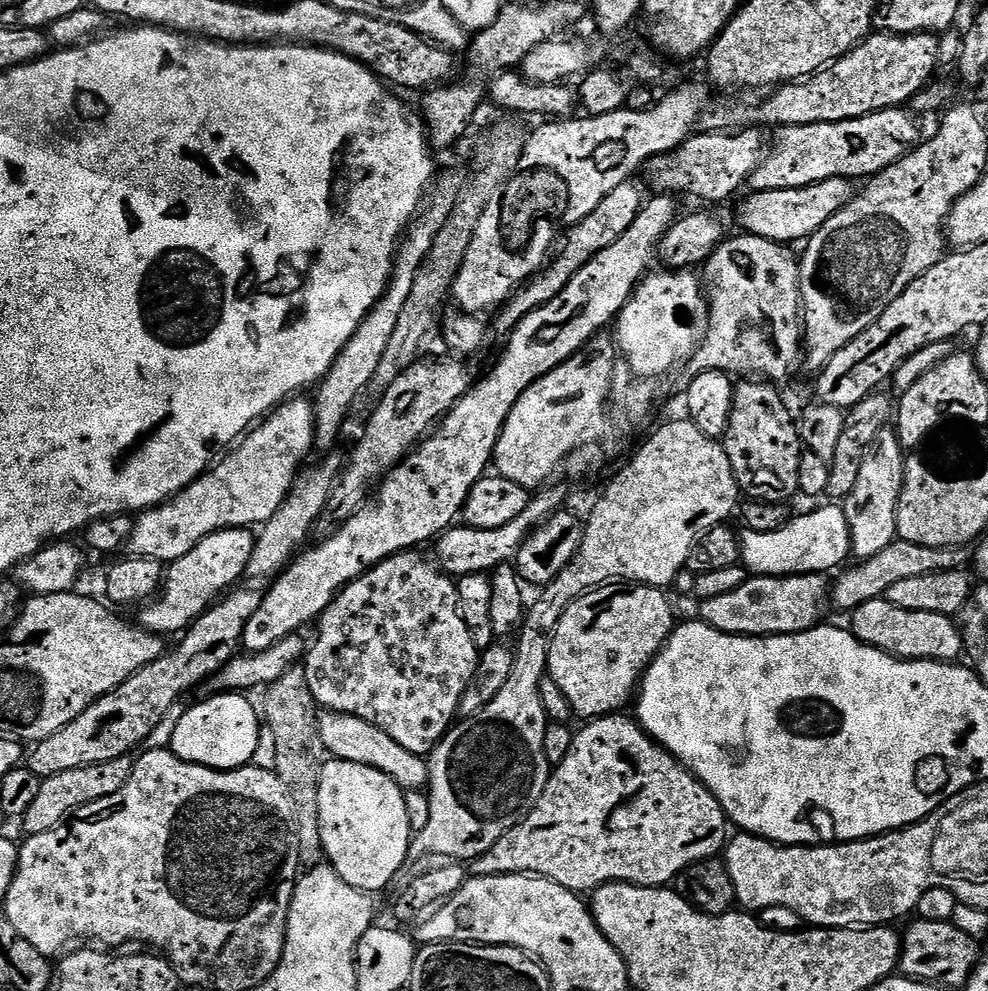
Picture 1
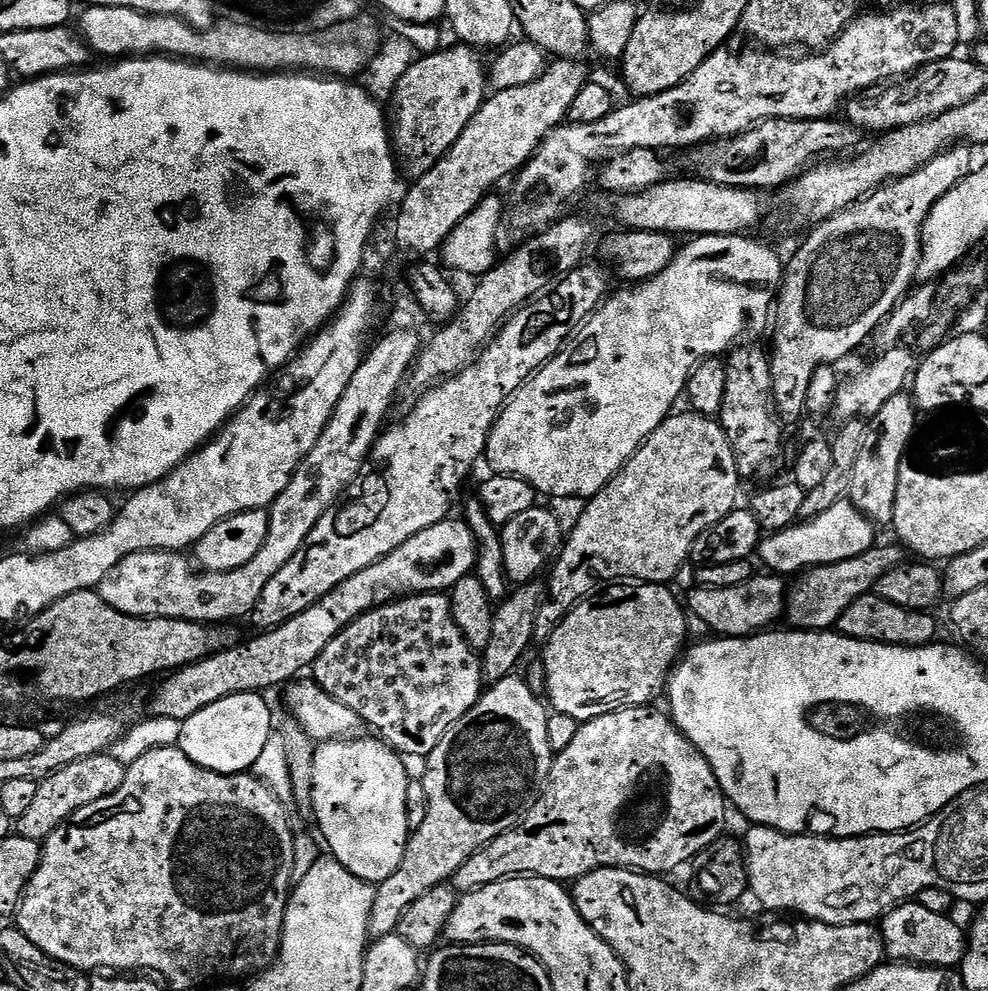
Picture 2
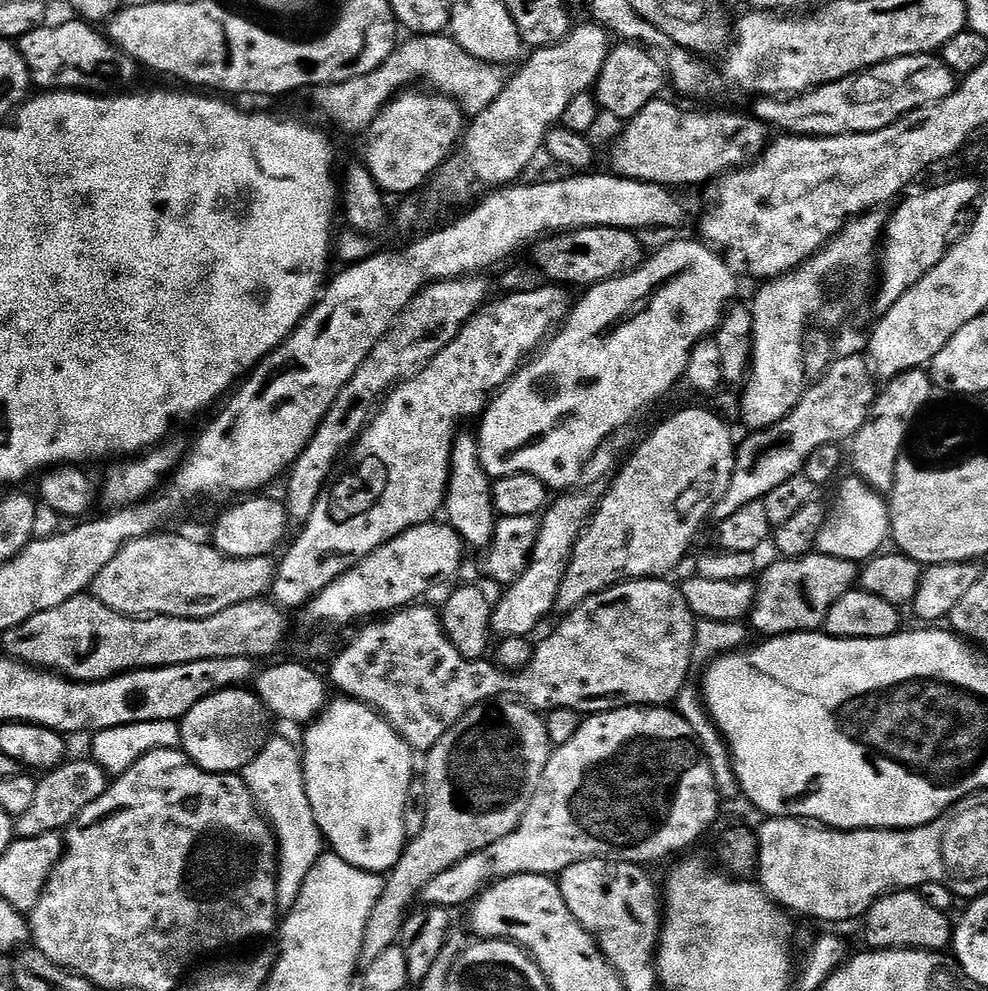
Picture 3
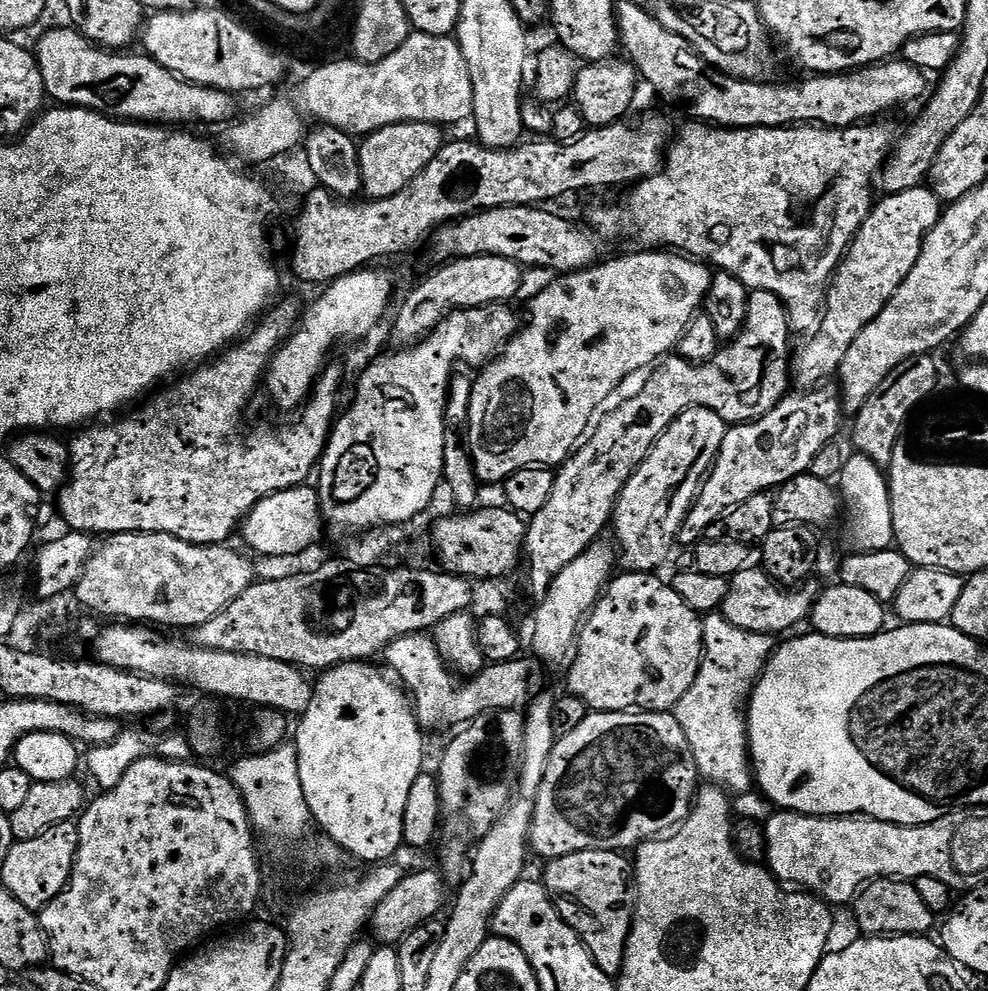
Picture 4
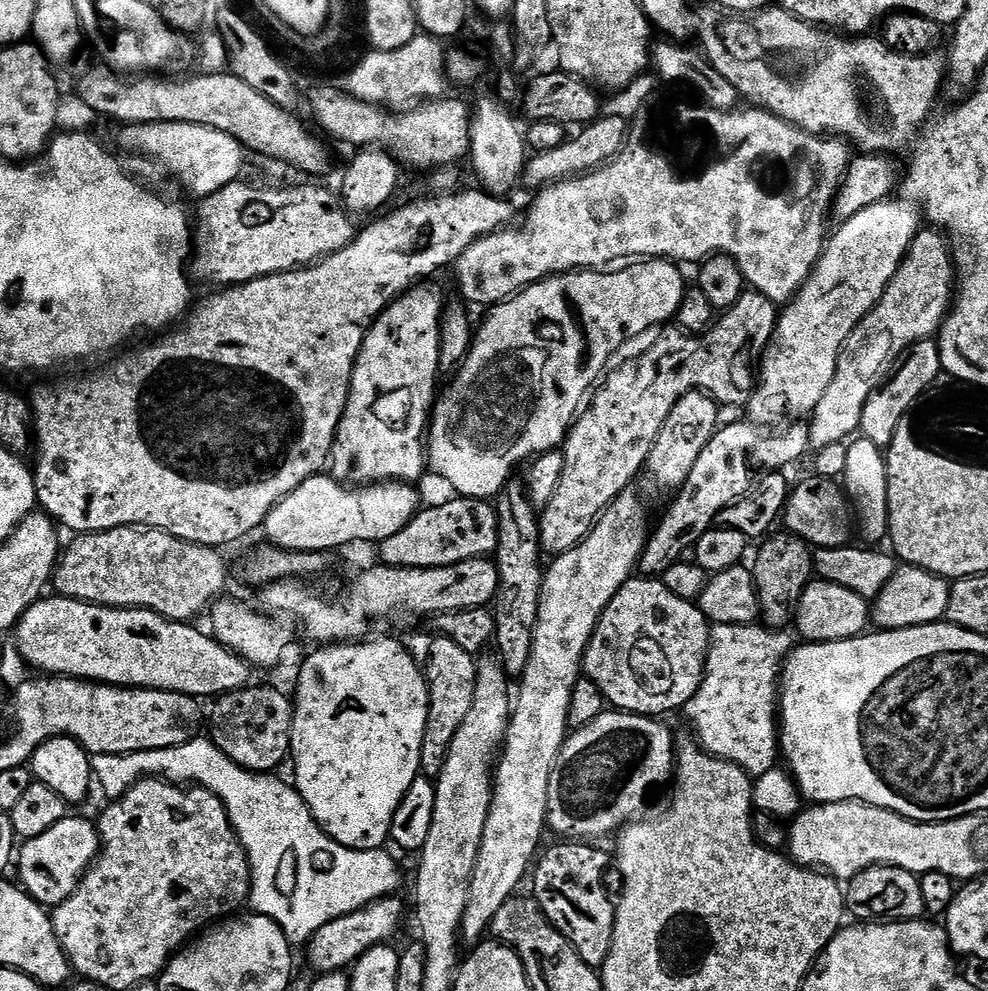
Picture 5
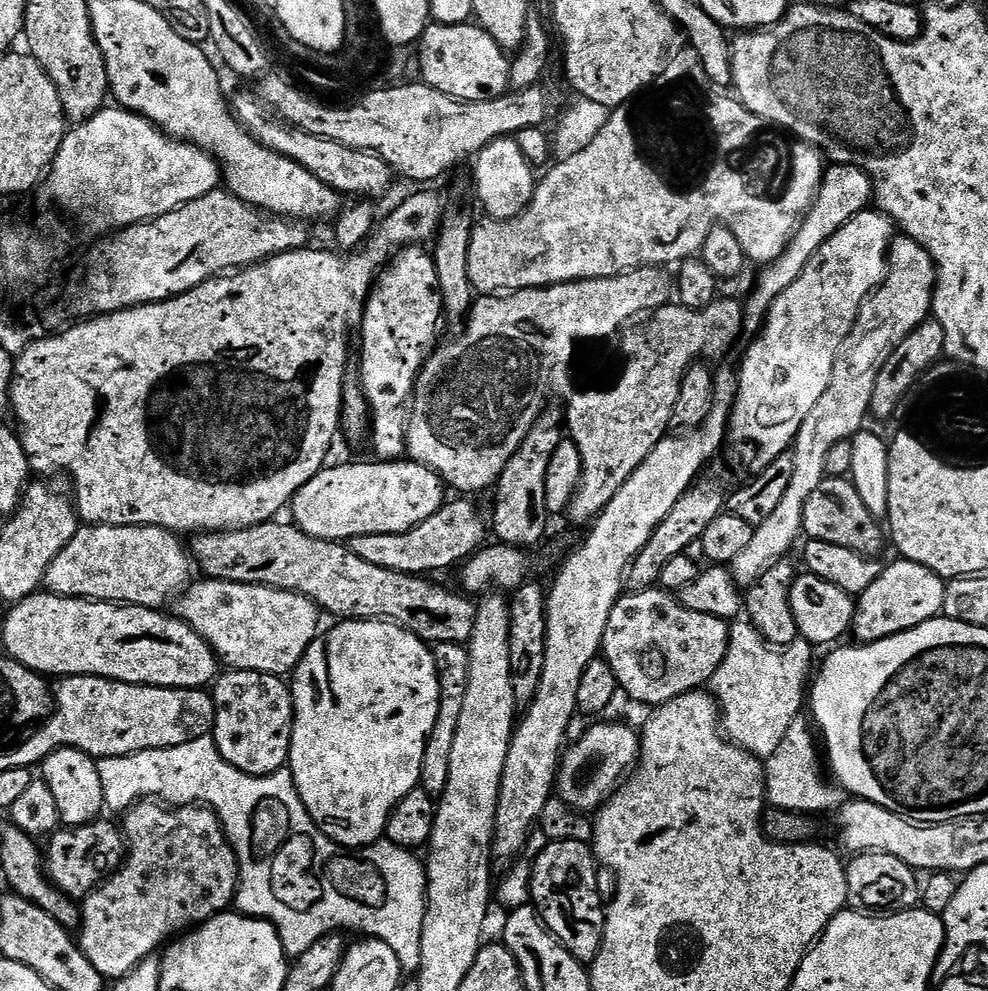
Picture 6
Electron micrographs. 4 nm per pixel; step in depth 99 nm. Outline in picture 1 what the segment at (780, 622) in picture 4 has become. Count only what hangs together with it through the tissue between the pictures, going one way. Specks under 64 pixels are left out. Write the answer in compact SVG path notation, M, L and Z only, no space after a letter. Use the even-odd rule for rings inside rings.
M898 538L894 542L890 542L890 546L886 546L886 550L874 554L874 558L853 563L853 568L845 567L839 573L841 576L837 580L831 581L831 607L841 608L844 614L848 614L852 609L862 606L862 602L887 597L890 586L902 582L905 578L922 578L922 574L938 574L939 572L954 572L963 569L964 563L967 560L969 563L970 560L969 553L967 556L964 552L967 551L963 547L918 546L918 542L906 542Z

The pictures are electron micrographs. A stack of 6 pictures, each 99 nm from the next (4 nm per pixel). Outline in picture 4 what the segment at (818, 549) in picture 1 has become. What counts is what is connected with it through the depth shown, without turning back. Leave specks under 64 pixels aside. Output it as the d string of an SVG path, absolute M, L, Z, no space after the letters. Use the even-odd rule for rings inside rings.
M852 454L845 459L844 468L841 470L838 477L838 488L842 493L843 503L846 505L846 516L848 512L848 540L853 545L851 546L857 552L886 552L893 547L894 537L892 535L892 511L890 510L890 494L888 493L888 481L885 473L880 469L877 464L870 458L859 454Z

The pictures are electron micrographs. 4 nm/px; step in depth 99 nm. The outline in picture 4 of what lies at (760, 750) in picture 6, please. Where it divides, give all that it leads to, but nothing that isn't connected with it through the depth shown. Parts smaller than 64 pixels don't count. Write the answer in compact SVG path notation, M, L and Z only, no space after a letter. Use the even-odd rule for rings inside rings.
M720 612L707 613L703 621L704 652L698 678L676 703L672 713L685 731L699 777L737 797L754 788L745 708L778 642L773 636L734 626Z

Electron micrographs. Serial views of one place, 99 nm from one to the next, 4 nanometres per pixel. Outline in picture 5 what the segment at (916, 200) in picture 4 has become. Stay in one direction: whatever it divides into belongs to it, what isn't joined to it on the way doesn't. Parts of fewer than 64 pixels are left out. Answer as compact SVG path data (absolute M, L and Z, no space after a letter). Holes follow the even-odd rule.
M889 198L858 210L854 218L839 227L827 237L824 253L807 282L779 313L776 335L764 349L758 364L758 383L746 405L751 423L780 426L807 417L822 402L846 338L882 298L912 239L921 231L922 213L903 198Z

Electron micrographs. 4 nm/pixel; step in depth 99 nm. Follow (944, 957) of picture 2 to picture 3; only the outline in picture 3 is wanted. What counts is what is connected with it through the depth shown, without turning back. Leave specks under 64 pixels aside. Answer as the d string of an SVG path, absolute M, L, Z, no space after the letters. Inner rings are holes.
M897 890L879 896L862 917L864 940L869 949L918 948L921 952L943 953L952 943L953 921L934 910L916 890Z

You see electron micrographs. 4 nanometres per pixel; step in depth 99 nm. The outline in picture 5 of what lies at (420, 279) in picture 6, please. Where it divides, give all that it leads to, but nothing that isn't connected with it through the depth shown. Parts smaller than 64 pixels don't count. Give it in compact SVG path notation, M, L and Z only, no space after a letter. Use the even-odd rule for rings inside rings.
M409 290L404 295L396 297L376 317L374 323L368 329L367 336L364 337L364 345L360 351L360 357L356 360L356 369L352 372L352 386L348 389L348 404L344 407L344 416L340 419L340 428L336 431L336 443L330 457L331 471L336 479L341 482L351 481L356 486L377 482L416 482L416 479L424 472L424 444L420 439L423 438L424 432L426 436L429 431L430 413L434 407L434 397L437 395L436 376L438 377L440 372L440 321L442 319L442 307L440 308L440 300L434 293L420 291Z

